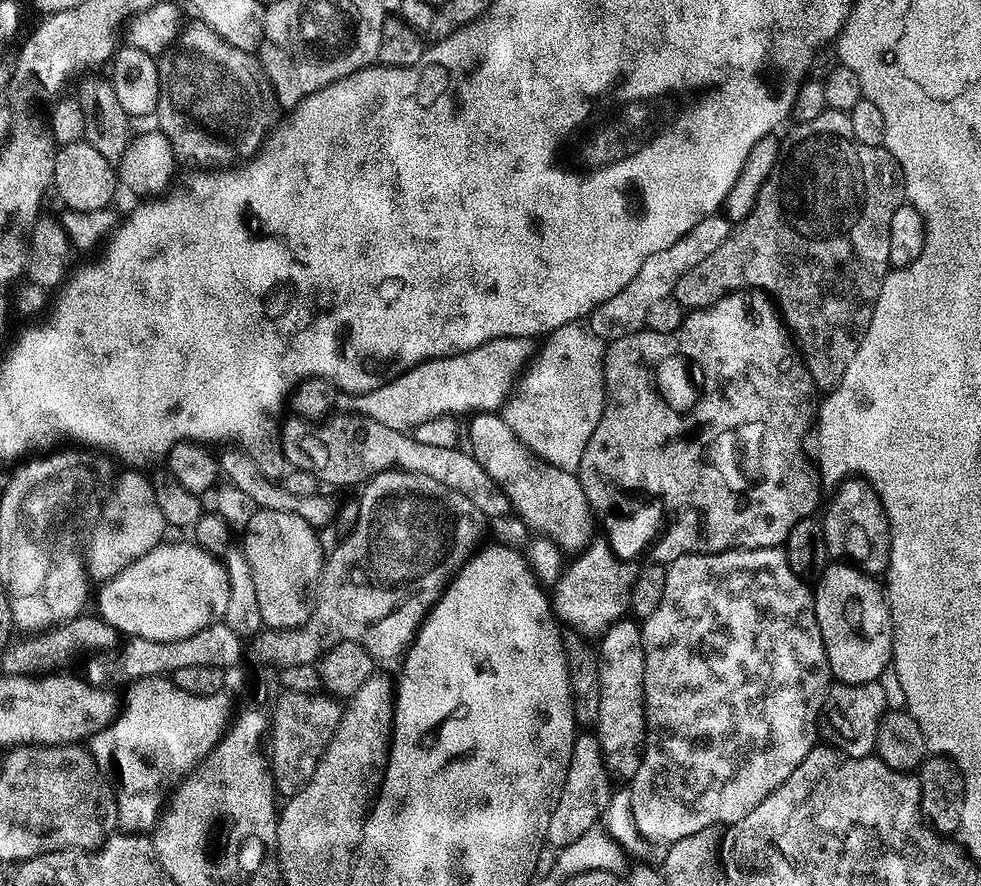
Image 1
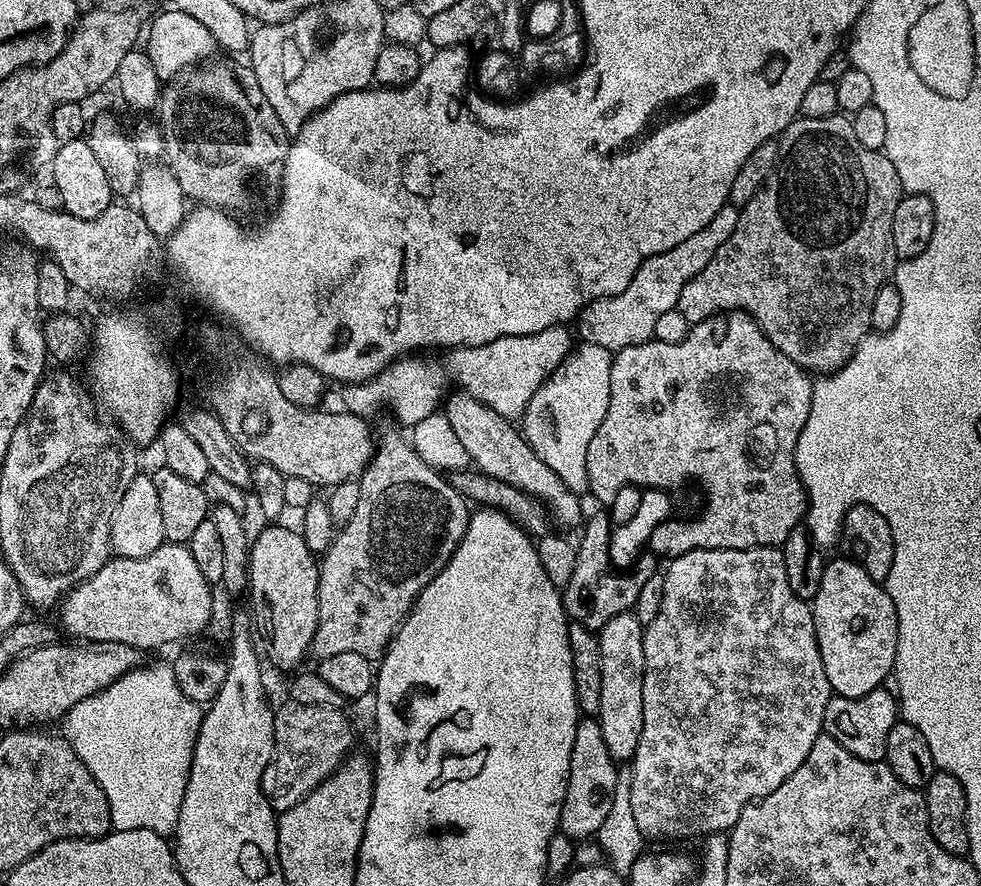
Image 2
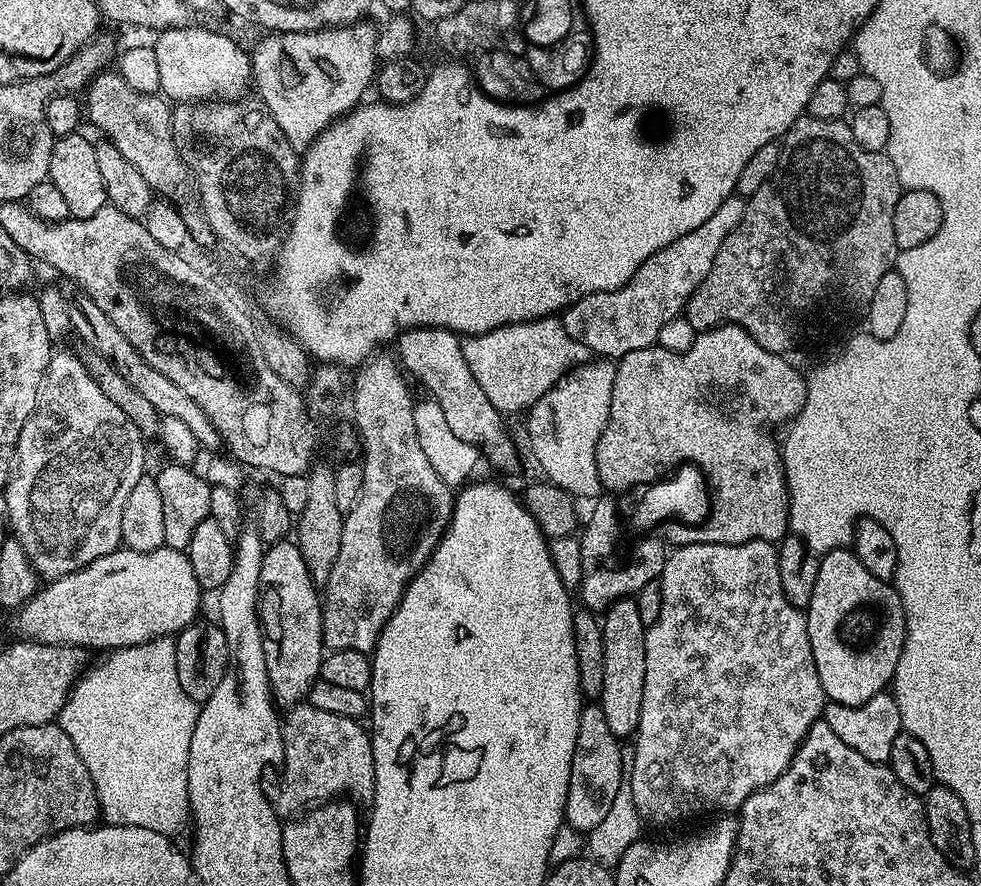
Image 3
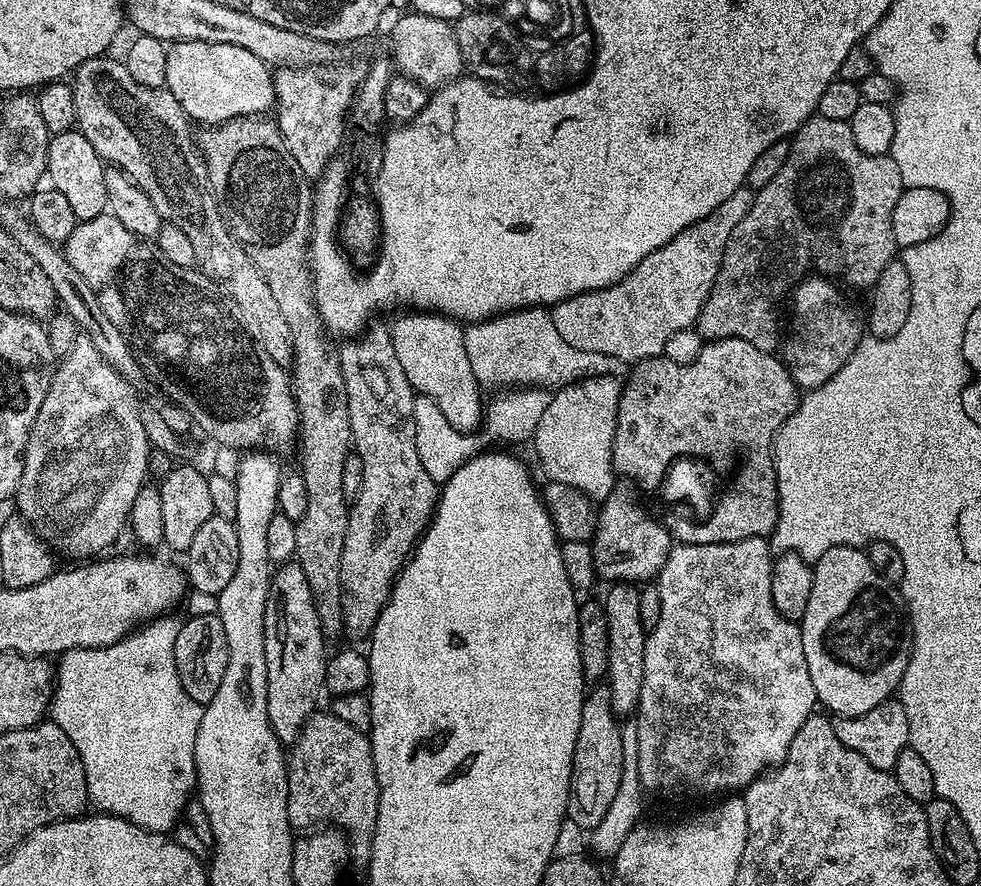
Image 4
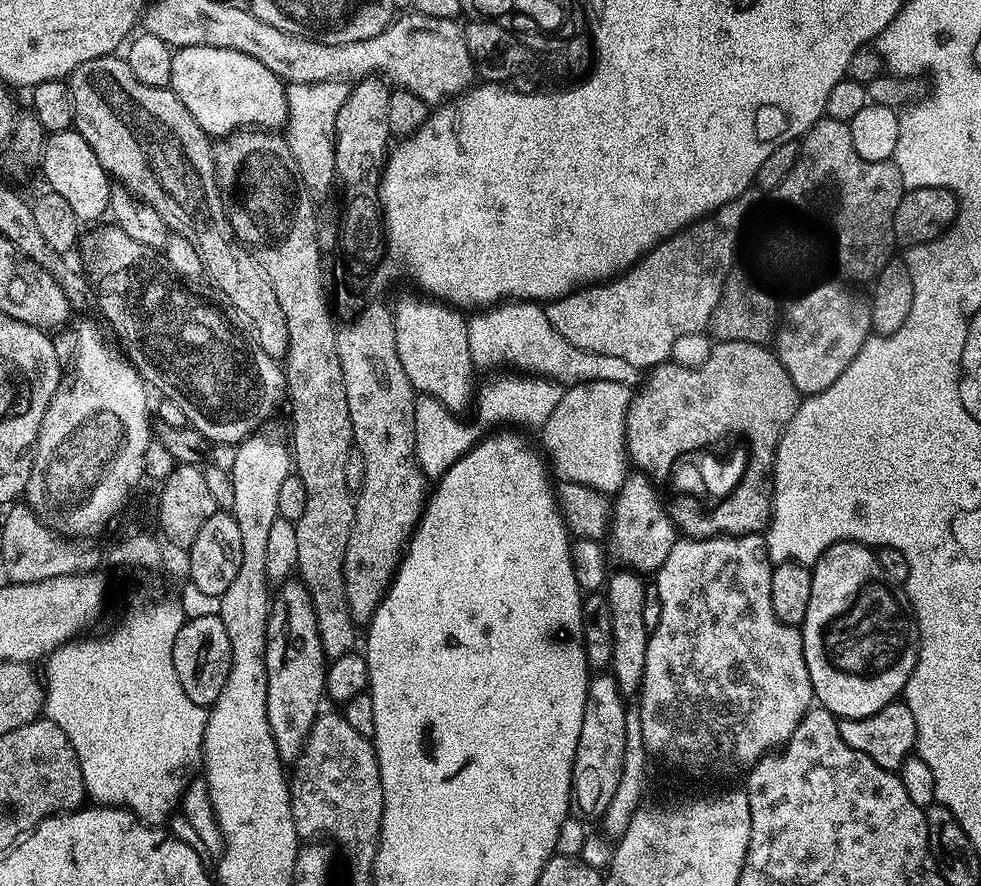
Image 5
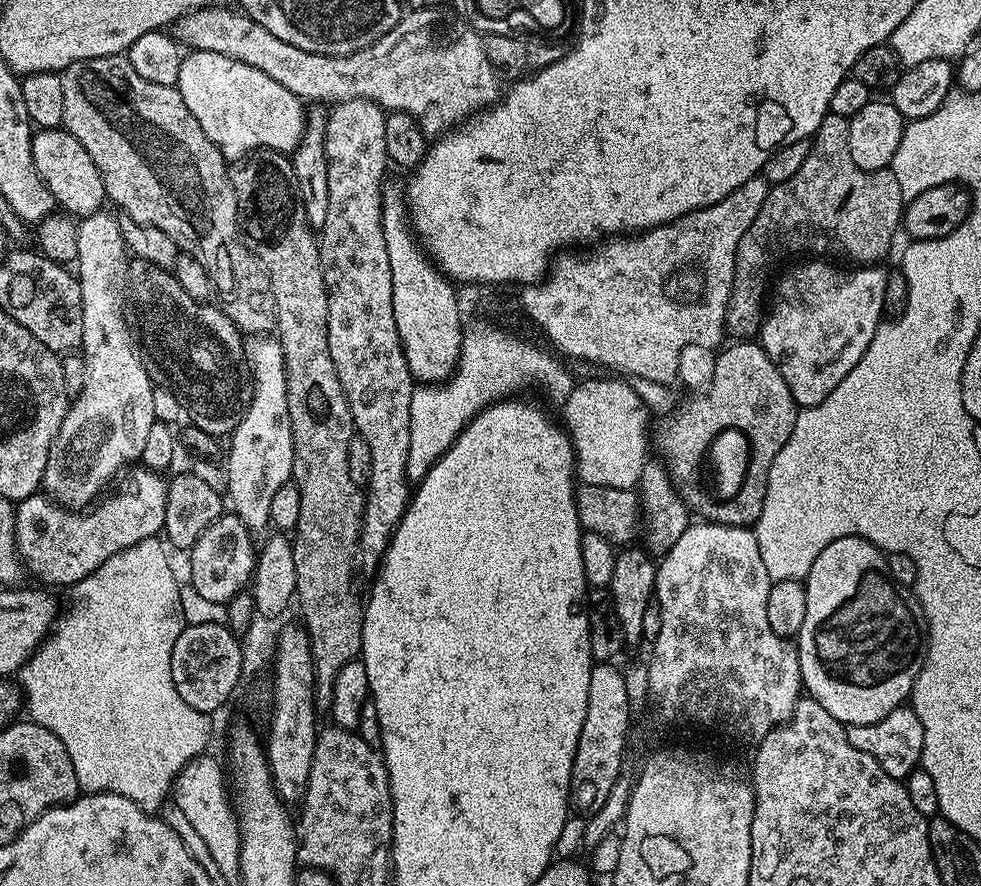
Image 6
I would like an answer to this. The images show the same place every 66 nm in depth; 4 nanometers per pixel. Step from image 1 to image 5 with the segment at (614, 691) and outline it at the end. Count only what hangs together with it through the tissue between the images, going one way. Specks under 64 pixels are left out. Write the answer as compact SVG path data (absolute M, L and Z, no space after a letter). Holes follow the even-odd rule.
M633 570L613 571L608 577L606 595L610 606L610 619L614 626L614 654L610 665L610 674L618 682L620 691L625 694L635 693L644 682L646 670L646 646L649 632L642 615L646 606L646 594L649 589L644 585L645 577Z

